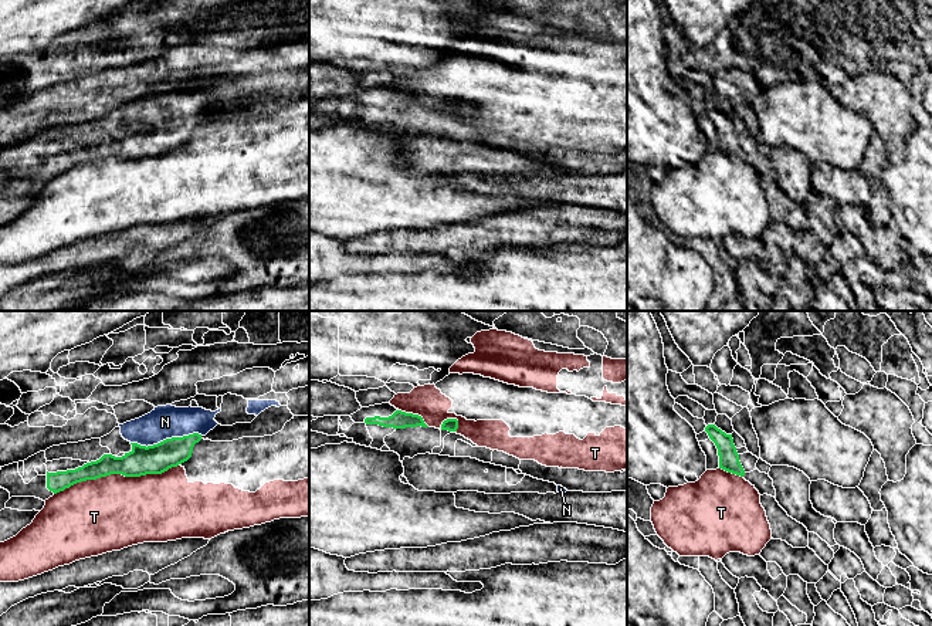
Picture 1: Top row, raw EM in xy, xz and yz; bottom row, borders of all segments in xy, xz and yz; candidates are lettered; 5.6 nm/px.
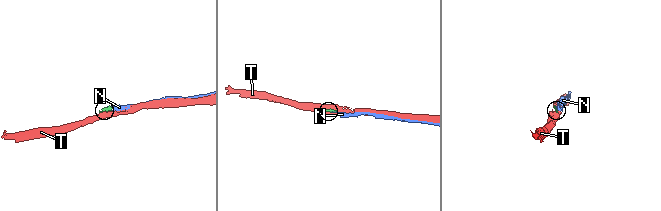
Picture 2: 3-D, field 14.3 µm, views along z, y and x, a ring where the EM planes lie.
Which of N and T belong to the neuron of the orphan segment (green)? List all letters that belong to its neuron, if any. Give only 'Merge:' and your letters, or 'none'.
Merge: none

